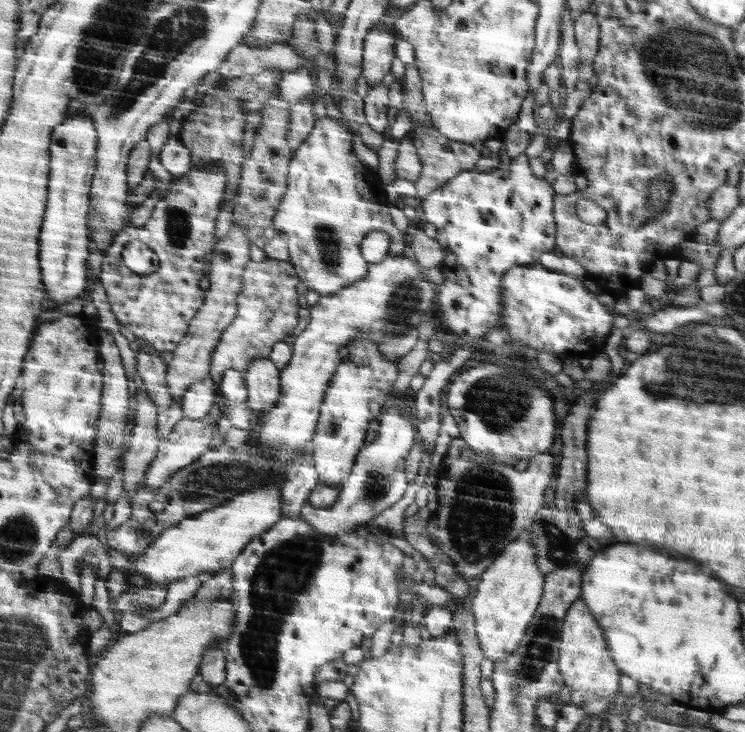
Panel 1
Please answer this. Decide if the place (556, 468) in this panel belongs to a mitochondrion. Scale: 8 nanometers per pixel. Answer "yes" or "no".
no

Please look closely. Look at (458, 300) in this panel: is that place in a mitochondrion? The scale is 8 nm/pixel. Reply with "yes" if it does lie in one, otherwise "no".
yes

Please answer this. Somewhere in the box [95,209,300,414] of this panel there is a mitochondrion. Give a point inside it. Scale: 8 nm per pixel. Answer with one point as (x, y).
(242, 348)

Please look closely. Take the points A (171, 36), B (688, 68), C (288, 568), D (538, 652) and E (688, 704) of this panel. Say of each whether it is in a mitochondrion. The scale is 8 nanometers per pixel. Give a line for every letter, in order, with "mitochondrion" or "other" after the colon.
A: mitochondrion
B: mitochondrion
C: mitochondrion
D: mitochondrion
E: other

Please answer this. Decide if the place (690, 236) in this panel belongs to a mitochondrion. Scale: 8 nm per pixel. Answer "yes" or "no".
no

